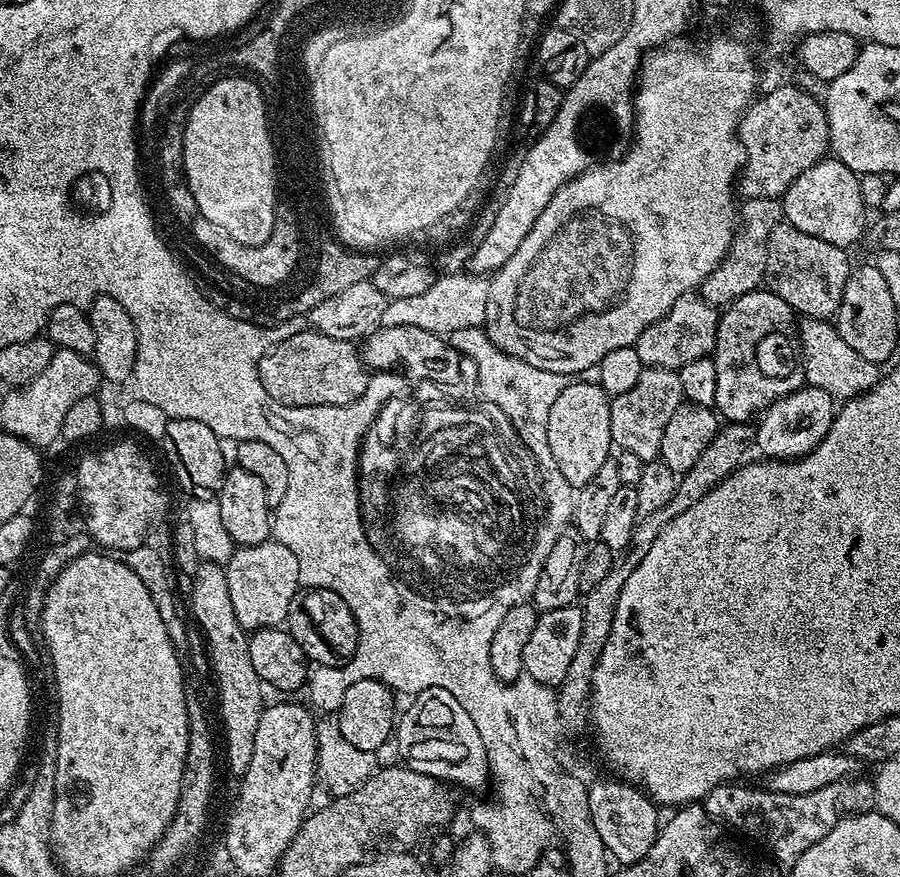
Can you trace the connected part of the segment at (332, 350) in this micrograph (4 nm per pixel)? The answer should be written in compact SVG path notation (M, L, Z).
M302 330L298 334L290 334L290 338L279 340L265 356L260 357L260 381L266 390L266 394L270 394L270 398L274 398L279 404L285 404L291 408L301 408L302 406L345 406L346 403L354 402L362 396L366 386L370 383L370 369L361 356L361 349L353 341L330 338L326 334L315 330Z

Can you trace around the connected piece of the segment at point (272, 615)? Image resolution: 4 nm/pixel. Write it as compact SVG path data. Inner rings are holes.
M276 538L258 546L237 547L229 555L224 573L230 586L234 614L238 614L238 622L246 630L281 627L288 619L294 594L302 588L298 578L298 558L294 558L294 554L290 554Z

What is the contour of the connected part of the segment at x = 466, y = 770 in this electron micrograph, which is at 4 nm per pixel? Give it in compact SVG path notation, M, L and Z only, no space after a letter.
M431 688L415 693L412 705L403 709L394 729L394 745L400 751L401 761L416 772L443 780L449 785L480 788L490 780L488 755L478 738L478 726L468 720L466 710L456 702L450 690Z

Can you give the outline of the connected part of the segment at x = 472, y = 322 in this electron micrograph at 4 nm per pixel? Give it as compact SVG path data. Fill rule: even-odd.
M461 271L453 276L441 275L426 294L414 294L414 298L389 300L386 310L382 310L380 327L416 326L441 337L447 337L454 330L481 327L488 309L490 280L484 274L469 274Z

